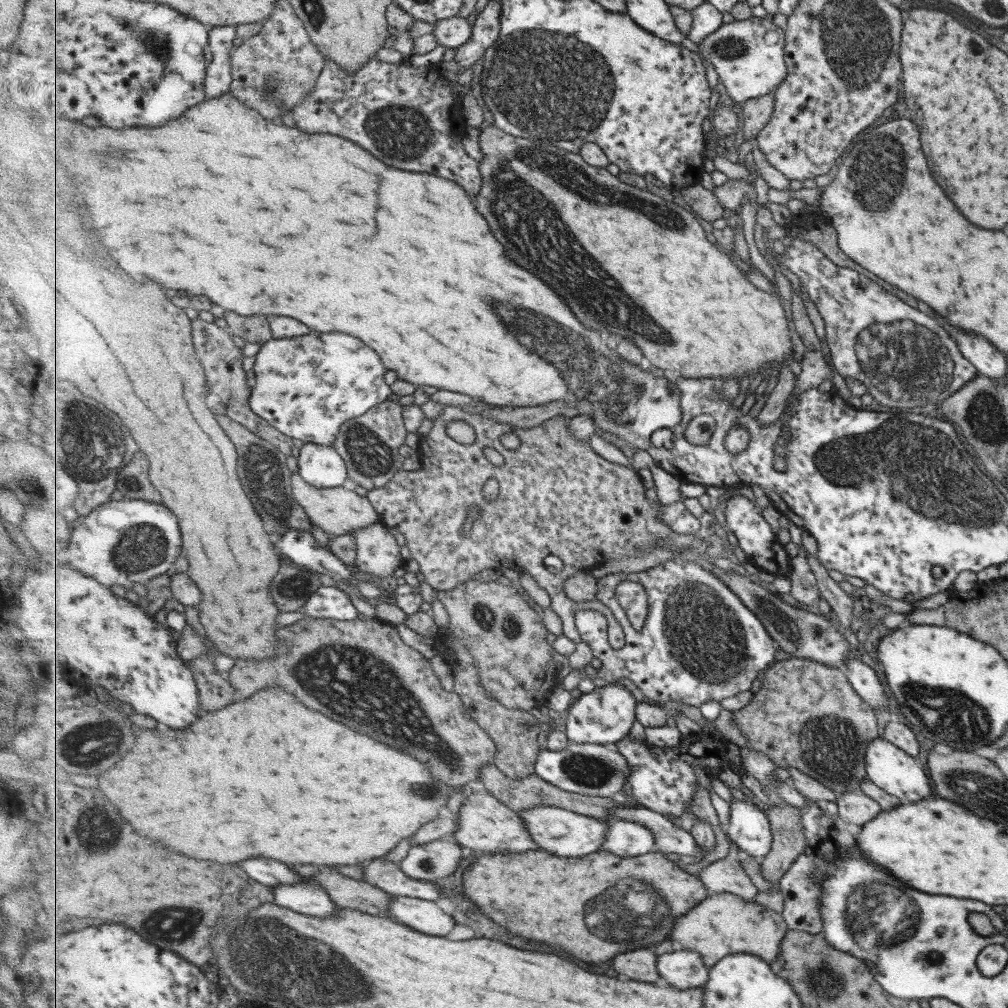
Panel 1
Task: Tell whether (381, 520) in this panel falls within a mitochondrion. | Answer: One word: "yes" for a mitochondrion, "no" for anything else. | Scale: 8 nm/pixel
no

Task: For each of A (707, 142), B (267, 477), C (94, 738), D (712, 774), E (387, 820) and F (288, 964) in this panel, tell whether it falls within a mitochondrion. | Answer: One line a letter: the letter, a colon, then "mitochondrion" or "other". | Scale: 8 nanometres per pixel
A: other
B: mitochondrion
C: mitochondrion
D: other
E: other
F: mitochondrion

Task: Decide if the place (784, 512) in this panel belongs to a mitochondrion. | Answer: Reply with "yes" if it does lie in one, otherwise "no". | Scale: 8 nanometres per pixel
no

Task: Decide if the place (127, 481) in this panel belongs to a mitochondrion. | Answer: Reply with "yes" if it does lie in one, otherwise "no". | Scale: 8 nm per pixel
yes

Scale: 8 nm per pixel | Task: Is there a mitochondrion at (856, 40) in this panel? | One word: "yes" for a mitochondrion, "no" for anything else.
yes

